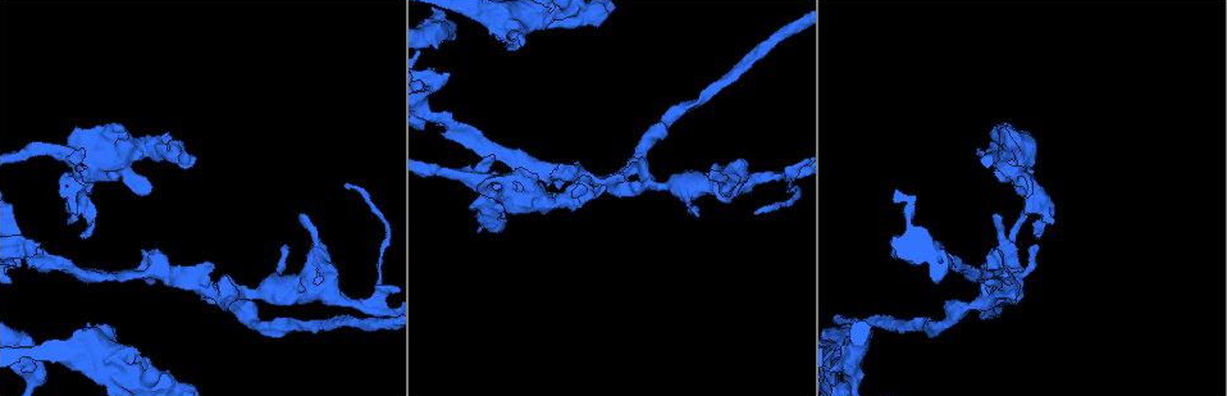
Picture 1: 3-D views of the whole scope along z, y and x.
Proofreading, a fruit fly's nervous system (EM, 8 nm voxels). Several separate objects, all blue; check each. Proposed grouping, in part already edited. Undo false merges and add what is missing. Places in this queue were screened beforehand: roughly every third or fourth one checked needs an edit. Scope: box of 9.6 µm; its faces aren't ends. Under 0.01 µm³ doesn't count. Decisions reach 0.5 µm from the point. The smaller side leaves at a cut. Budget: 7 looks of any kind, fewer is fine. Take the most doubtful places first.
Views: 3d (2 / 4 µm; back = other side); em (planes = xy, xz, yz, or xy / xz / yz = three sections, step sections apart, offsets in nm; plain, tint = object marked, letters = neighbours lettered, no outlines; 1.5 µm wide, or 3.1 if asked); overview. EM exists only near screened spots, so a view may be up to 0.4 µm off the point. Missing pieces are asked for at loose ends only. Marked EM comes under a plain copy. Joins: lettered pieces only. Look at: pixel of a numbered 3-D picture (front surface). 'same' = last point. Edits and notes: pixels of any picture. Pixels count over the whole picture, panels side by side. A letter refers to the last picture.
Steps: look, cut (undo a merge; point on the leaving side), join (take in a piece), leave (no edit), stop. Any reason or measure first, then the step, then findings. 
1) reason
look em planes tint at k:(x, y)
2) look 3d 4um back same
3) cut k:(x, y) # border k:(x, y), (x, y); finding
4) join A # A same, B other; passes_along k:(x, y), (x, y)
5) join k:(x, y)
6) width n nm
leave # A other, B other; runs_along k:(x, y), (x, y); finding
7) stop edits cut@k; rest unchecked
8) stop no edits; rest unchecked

tapers out
look em planes letters at 1:(1038, 245)

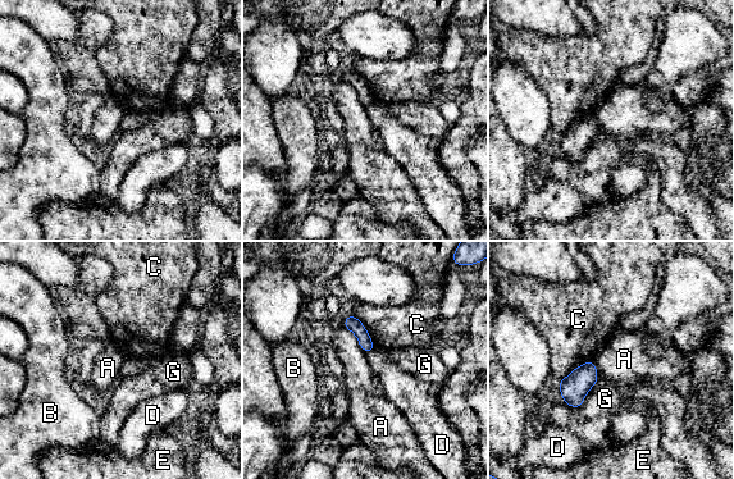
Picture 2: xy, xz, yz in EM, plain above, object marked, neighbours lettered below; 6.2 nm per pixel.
leave # A other, B other, C other, D other, E other, G other; none of them fits

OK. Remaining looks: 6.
free end
look 3d 2um back at 1:(511, 49)

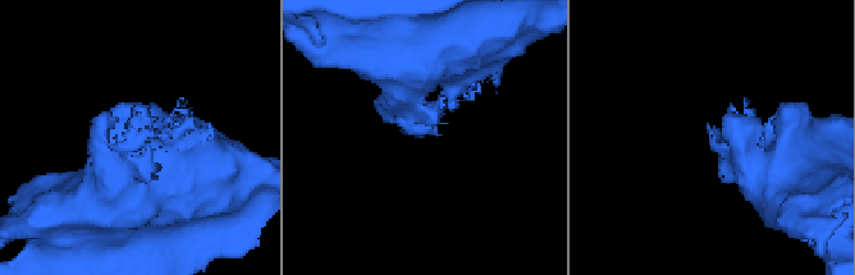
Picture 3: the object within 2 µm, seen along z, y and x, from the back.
now the EM
look em planes letters at 3:(710, 135)

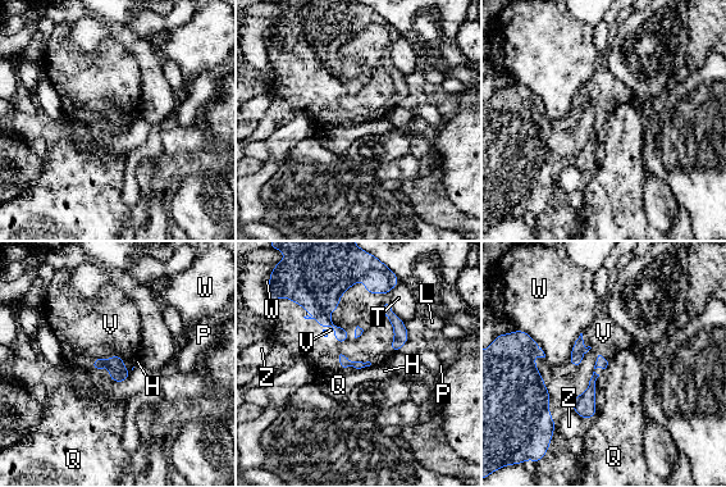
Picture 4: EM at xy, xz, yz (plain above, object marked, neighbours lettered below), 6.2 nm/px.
join V # H other, L other, P other, Q other, T other, V same, W other, Z other; passes_along 4:(319, 288), (333, 326), (330, 330); it goes on there

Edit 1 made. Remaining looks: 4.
look em planes tint at 1:(550, 173)

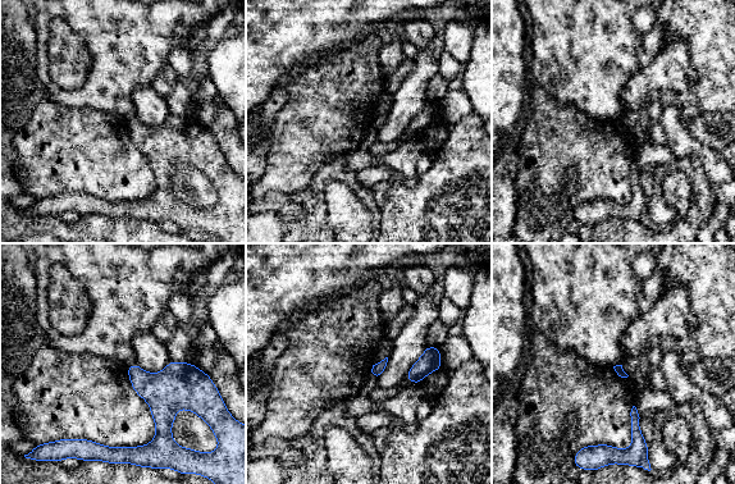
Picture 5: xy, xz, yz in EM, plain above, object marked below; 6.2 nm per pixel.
see the neighbours
look em planes letters same

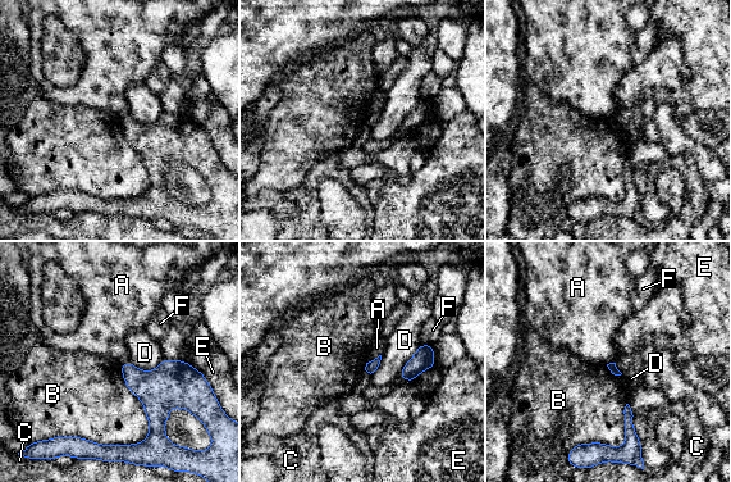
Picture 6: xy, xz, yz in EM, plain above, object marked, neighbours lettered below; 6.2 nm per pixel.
leave # A other, B other, C other, D other, E other, F other; border 6:(119, 364), (149, 433), (65, 437); none of them fits

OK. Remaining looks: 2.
stop edits join@4; rest unchecked

